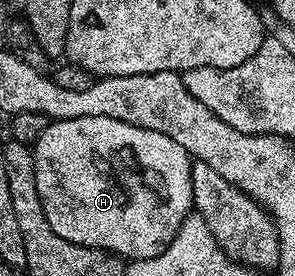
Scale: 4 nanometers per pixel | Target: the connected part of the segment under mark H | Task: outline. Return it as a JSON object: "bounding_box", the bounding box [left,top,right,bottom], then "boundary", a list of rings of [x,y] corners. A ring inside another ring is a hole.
{"bounding_box":[32,116,194,260],"boundary":[[[80,116],[72,120],[54,120],[40,132],[38,139],[32,143],[34,152],[34,167],[36,168],[36,192],[42,201],[44,216],[48,216],[48,224],[52,224],[52,232],[56,236],[64,236],[72,244],[80,248],[96,248],[97,250],[108,250],[111,254],[118,255],[123,260],[137,260],[139,258],[155,258],[172,244],[176,232],[184,224],[184,220],[190,217],[194,201],[192,200],[192,172],[190,167],[192,159],[176,140],[160,132],[152,132],[148,128],[133,126],[120,120],[112,120],[108,116]]]}

